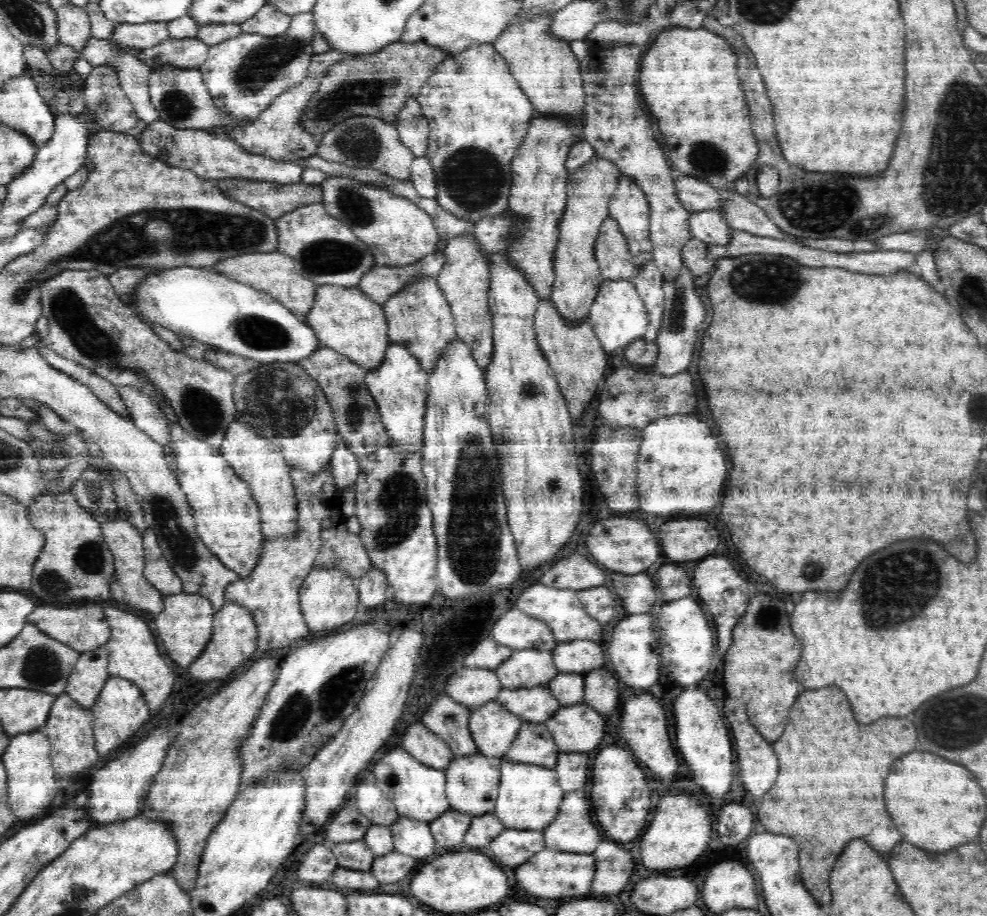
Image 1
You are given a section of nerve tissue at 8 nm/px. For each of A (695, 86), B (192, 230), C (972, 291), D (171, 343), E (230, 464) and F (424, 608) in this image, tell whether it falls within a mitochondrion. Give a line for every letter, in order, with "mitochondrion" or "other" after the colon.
A: other
B: mitochondrion
C: mitochondrion
D: other
E: other
F: other

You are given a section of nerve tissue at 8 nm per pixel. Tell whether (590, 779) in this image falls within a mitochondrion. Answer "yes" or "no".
no

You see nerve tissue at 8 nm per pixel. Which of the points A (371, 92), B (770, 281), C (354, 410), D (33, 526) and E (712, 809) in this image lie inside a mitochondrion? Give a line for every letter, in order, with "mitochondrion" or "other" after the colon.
A: mitochondrion
B: mitochondrion
C: mitochondrion
D: other
E: other

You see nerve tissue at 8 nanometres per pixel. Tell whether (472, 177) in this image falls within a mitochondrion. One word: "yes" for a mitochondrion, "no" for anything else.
yes

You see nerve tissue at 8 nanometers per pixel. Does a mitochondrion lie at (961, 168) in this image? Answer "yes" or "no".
yes

